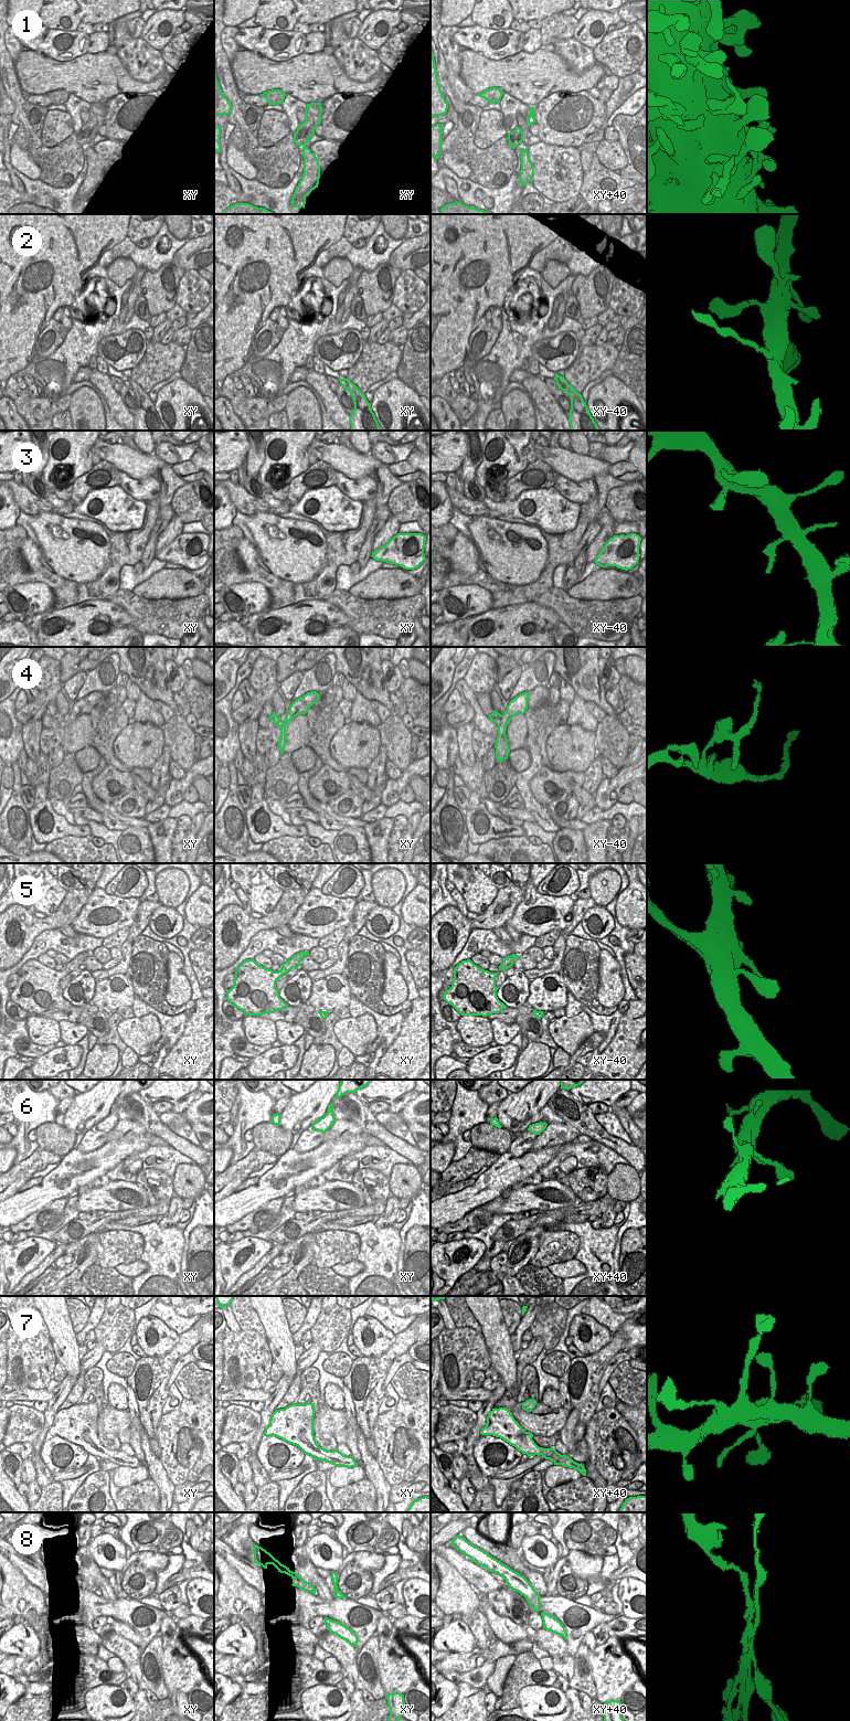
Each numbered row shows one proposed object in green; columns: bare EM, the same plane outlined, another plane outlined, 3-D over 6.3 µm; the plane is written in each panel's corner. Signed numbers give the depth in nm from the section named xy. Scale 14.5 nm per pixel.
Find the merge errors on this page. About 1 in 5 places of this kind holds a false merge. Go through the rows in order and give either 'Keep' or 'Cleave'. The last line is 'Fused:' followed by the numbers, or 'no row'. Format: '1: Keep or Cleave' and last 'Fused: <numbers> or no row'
1: Keep
2: Keep
3: Keep
4: Cleave
5: Keep
6: Keep
7: Keep
8: Keep
Fused: 4.

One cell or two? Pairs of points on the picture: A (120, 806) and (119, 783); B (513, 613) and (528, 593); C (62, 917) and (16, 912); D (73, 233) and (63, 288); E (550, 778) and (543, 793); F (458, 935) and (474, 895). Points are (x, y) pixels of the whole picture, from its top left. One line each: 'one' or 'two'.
A: two
B: two
C: one
D: one
E: one
F: two

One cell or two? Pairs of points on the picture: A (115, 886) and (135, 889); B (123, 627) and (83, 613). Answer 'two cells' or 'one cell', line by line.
A: one cell
B: one cell

